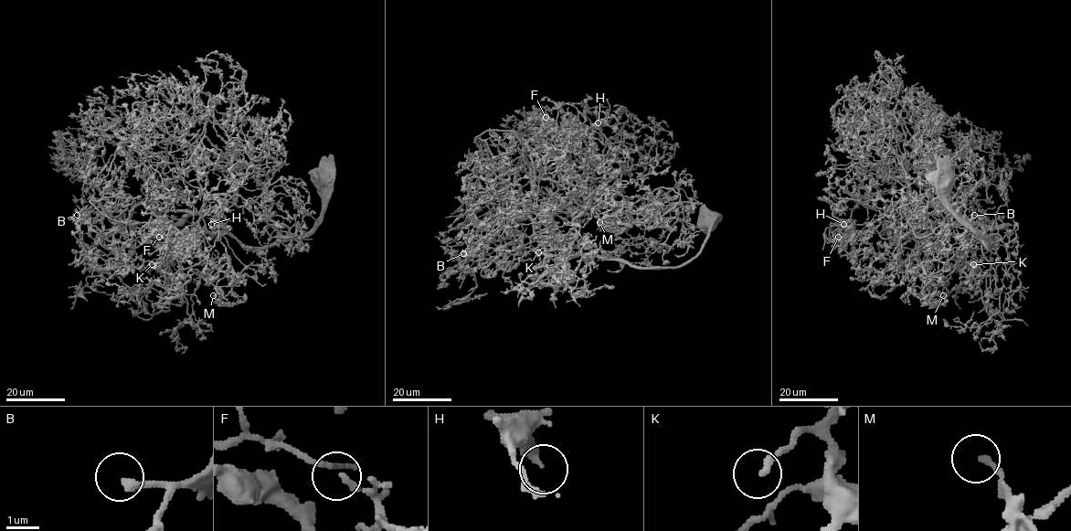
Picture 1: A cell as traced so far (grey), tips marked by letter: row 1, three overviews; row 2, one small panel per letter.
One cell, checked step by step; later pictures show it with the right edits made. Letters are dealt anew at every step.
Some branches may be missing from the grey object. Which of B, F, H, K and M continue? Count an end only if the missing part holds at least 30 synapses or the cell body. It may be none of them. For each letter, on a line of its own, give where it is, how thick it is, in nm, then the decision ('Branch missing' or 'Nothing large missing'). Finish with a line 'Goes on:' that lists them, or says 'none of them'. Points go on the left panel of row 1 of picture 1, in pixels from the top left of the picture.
B: Place: (77, 215). Thickness 200 nm. Nothing large missing
F: Place: (159, 237). Thickness 110 nm. Nothing large missing
H: Place: (211, 224). Thickness 280 nm. Nothing large missing
K: Place: (152, 264). Thickness 200 nm. Nothing large missing
M: Place: (213, 295). Thickness 190 nm. Nothing large missing
Goes on: none of them

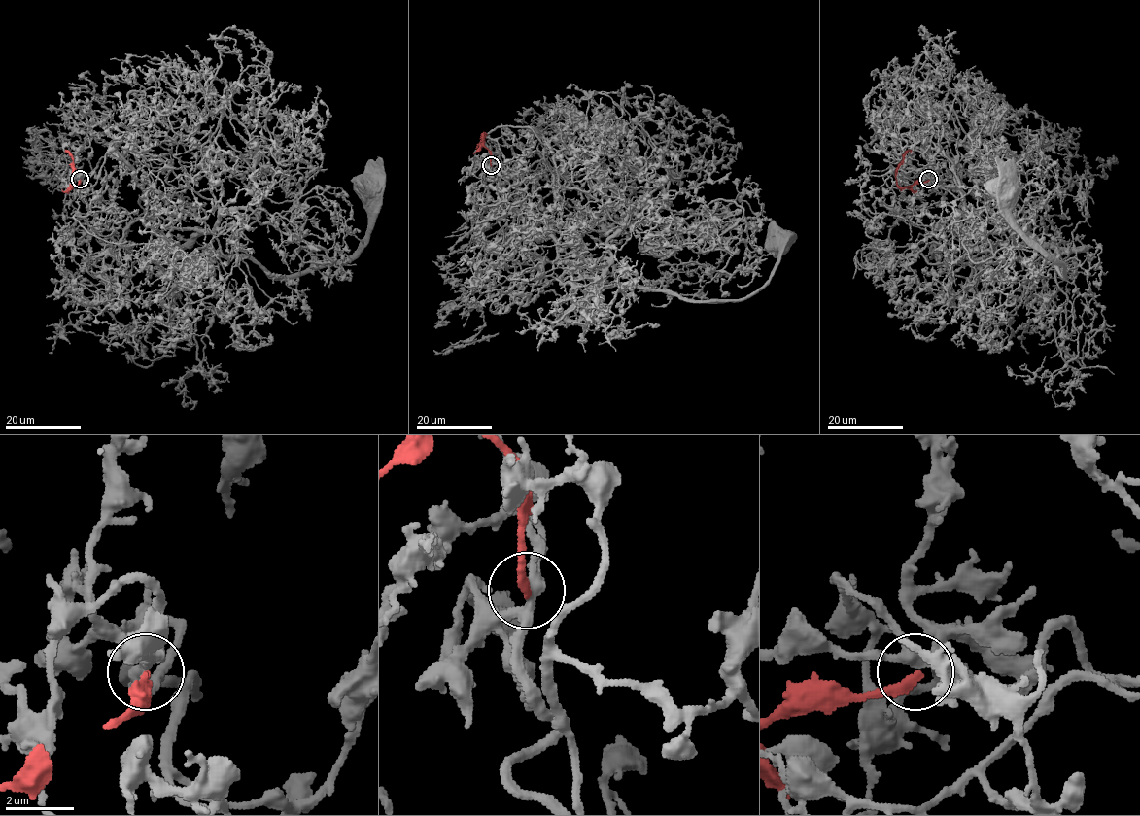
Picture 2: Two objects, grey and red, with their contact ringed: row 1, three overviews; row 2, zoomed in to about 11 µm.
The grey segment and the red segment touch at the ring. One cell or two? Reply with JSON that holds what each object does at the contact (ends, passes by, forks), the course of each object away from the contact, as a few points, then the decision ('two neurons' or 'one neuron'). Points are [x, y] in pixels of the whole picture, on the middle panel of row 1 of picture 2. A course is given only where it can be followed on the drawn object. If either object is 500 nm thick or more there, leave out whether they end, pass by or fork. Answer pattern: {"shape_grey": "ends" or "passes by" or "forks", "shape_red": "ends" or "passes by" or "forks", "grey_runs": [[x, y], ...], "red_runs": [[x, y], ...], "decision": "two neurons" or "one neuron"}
{"shape_grey": "forks", "shape_red": "ends", "grey_runs": [[491, 165], [489, 186], [545, 226], [558, 260], [608, 259], [592, 290], [730, 301], [765, 283], [781, 246]], "red_runs": [[491, 165], [490, 152], [483, 144], [483, 132], [476, 149]], "decision": "two neurons"}

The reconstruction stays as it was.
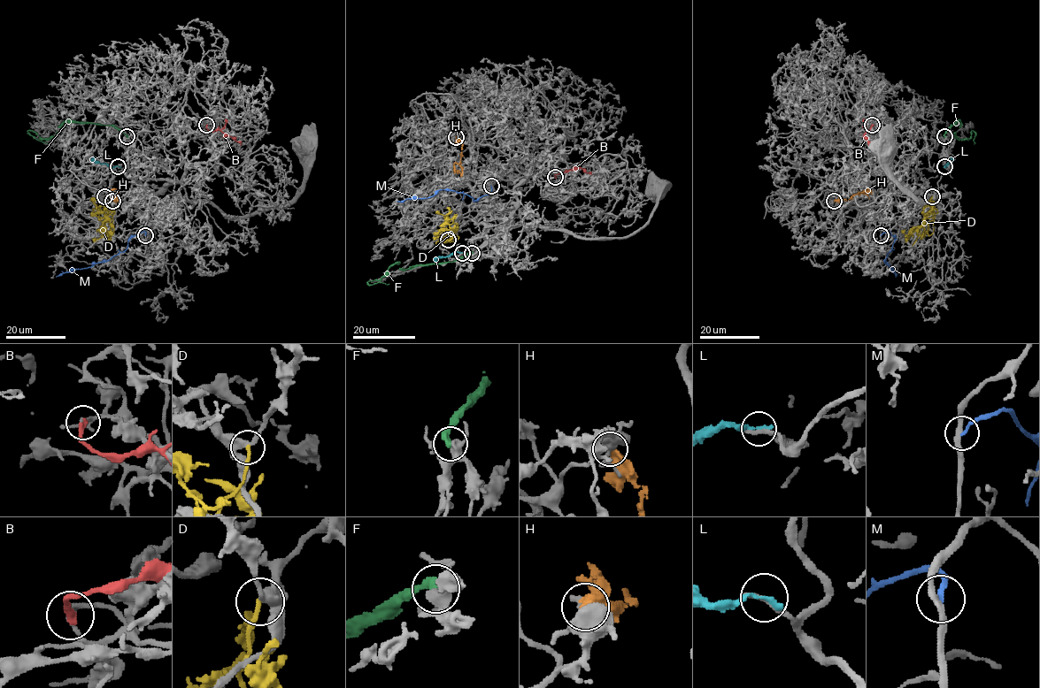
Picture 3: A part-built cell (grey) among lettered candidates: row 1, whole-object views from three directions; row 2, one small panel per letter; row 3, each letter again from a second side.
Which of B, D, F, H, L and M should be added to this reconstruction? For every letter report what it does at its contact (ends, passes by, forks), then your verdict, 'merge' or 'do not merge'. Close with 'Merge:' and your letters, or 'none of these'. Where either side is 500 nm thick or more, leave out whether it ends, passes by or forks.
B: it ends there; do not merge
D: it ends there; do not merge
F: it ends there; do not merge
H: it ends there; do not merge
L: it ends there; do not merge
M: it ends there; do not merge
Merge: none of these

